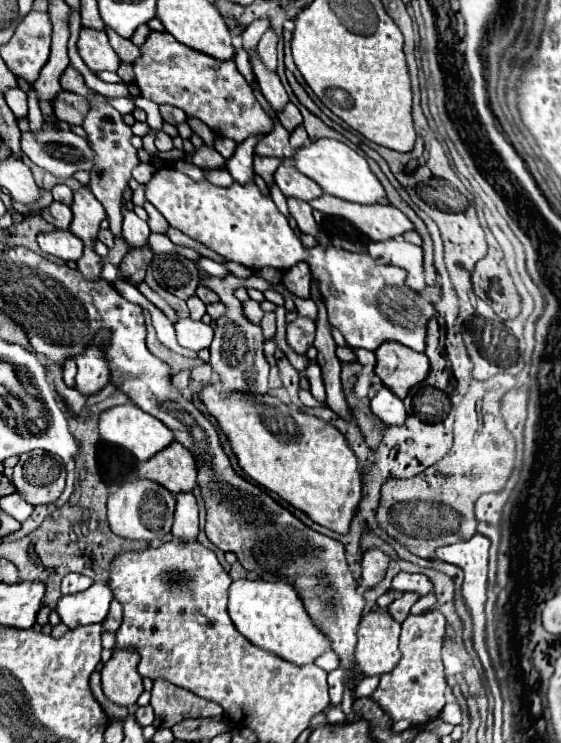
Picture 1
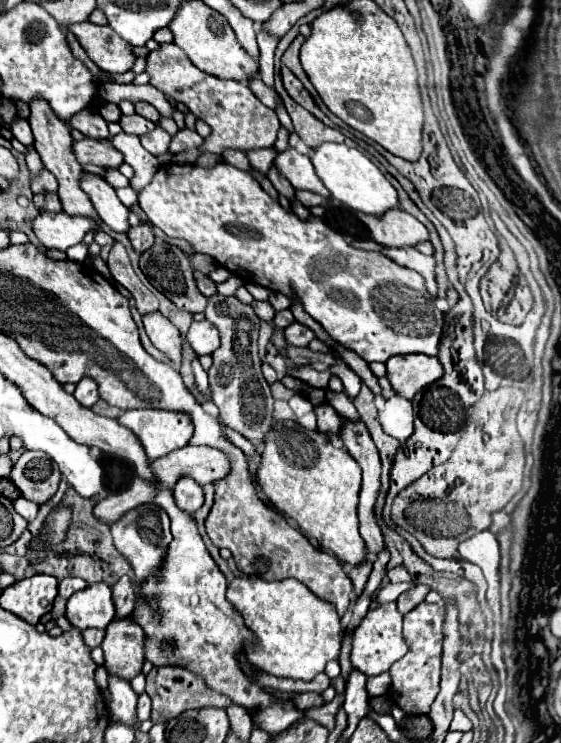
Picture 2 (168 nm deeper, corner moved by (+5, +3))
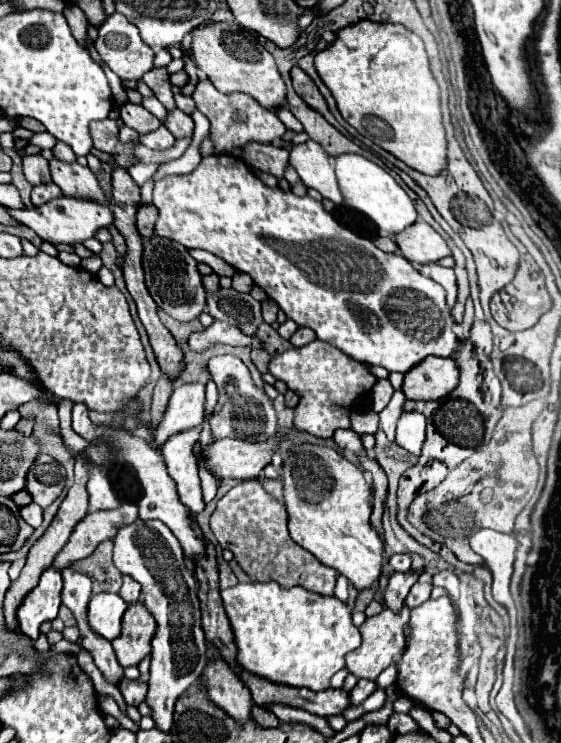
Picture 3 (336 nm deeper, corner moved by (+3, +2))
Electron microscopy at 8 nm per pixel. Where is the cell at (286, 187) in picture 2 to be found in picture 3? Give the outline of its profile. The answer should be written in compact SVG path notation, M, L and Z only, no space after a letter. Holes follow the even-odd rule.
M248 143L242 147L242 159L252 165L254 169L272 173L274 177L282 179L284 169L288 165L288 151L280 149L276 145L264 145L264 143Z

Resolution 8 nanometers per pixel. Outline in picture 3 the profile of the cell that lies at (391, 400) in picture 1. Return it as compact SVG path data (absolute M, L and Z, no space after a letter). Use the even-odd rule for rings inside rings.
M420 411L402 413L396 429L396 443L412 455L420 455L426 437L426 419Z

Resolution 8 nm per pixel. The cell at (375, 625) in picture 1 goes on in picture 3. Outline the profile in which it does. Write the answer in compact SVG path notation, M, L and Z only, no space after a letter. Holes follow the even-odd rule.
M404 605L402 611L396 615L390 609L384 609L382 613L368 617L362 625L360 625L360 635L362 635L362 645L350 653L346 653L346 669L356 675L358 679L376 679L390 663L392 659L404 651L406 643L404 643L404 633L402 627L410 621L410 609Z

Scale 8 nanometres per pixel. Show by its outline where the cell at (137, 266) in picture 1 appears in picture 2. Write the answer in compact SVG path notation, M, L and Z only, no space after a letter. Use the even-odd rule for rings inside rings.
M140 224L138 228L130 228L128 238L130 238L132 248L134 248L138 254L146 252L146 250L154 244L154 234L152 234L152 228L150 228L148 224Z

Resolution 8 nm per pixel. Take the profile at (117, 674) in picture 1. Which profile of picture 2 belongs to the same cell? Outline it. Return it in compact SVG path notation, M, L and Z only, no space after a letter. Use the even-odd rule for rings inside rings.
M132 618L112 620L102 642L104 666L122 680L132 680L142 672L144 664L144 632Z

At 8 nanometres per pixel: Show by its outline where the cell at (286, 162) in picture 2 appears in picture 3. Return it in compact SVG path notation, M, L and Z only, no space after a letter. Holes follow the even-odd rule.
M306 141L302 145L296 145L290 149L290 165L298 171L300 179L322 193L322 197L330 199L332 203L340 205L344 201L344 195L340 193L336 173L332 169L332 157L316 143Z

